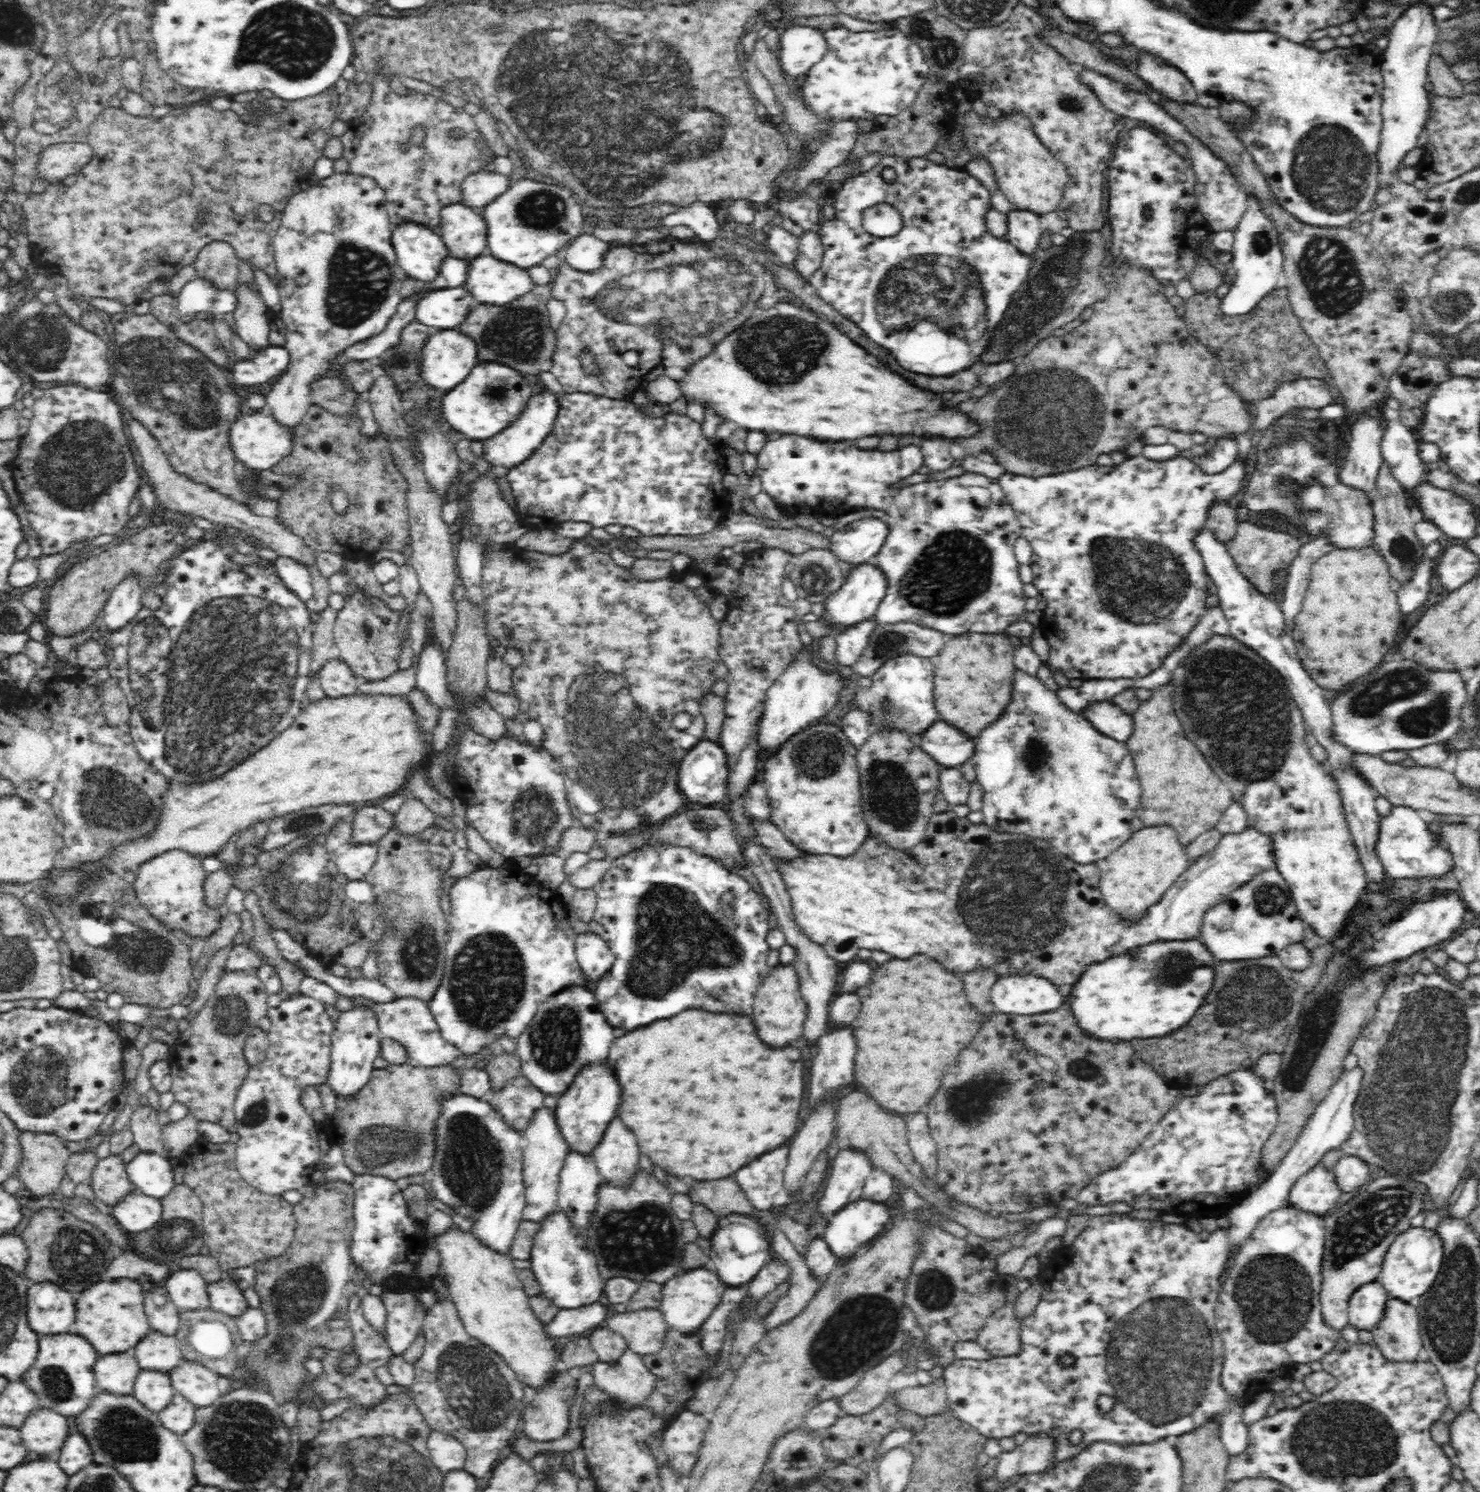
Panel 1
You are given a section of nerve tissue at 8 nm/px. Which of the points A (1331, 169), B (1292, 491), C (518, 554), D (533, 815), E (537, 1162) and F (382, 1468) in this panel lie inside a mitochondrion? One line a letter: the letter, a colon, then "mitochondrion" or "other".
A: mitochondrion
B: mitochondrion
C: other
D: mitochondrion
E: other
F: mitochondrion

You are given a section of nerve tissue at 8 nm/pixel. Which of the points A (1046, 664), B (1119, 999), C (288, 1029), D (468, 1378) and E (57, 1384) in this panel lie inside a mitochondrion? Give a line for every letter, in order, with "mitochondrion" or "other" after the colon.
A: other
B: other
C: other
D: mitochondrion
E: mitochondrion

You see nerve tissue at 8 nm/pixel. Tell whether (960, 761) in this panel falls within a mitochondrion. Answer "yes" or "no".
no

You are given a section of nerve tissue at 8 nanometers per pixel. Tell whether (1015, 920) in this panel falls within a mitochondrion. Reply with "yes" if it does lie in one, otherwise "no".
yes

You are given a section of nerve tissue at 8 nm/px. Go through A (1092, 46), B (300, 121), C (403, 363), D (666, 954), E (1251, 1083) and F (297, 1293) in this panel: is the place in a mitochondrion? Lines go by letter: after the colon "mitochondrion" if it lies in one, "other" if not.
A: other
B: other
C: mitochondrion
D: mitochondrion
E: other
F: mitochondrion

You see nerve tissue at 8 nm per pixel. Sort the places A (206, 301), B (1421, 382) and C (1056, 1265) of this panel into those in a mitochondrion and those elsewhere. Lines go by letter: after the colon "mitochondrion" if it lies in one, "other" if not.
A: other
B: other
C: other

